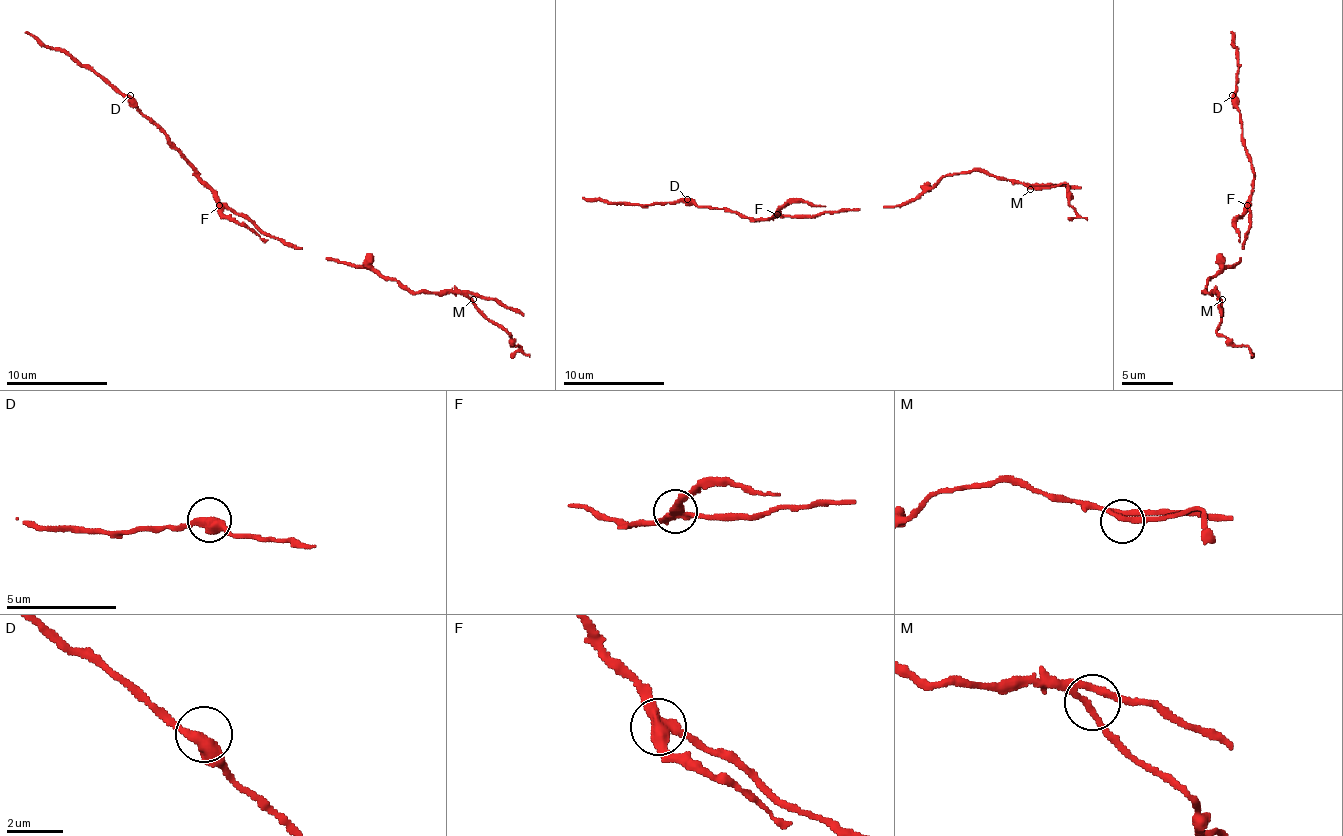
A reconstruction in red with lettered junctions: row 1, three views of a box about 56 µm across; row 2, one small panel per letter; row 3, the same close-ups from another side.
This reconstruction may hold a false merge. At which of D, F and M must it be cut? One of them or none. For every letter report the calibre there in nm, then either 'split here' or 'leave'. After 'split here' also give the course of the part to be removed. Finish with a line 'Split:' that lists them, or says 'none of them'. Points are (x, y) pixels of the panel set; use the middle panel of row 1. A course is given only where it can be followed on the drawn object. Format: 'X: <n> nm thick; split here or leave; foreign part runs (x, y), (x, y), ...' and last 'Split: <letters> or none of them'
D: 420 nm thick; leave
F: 320 nm thick; split here; foreign part runs (776, 214), (794, 201), (809, 201), (824, 207)
M: 160 nm thick; leave
Split: F

